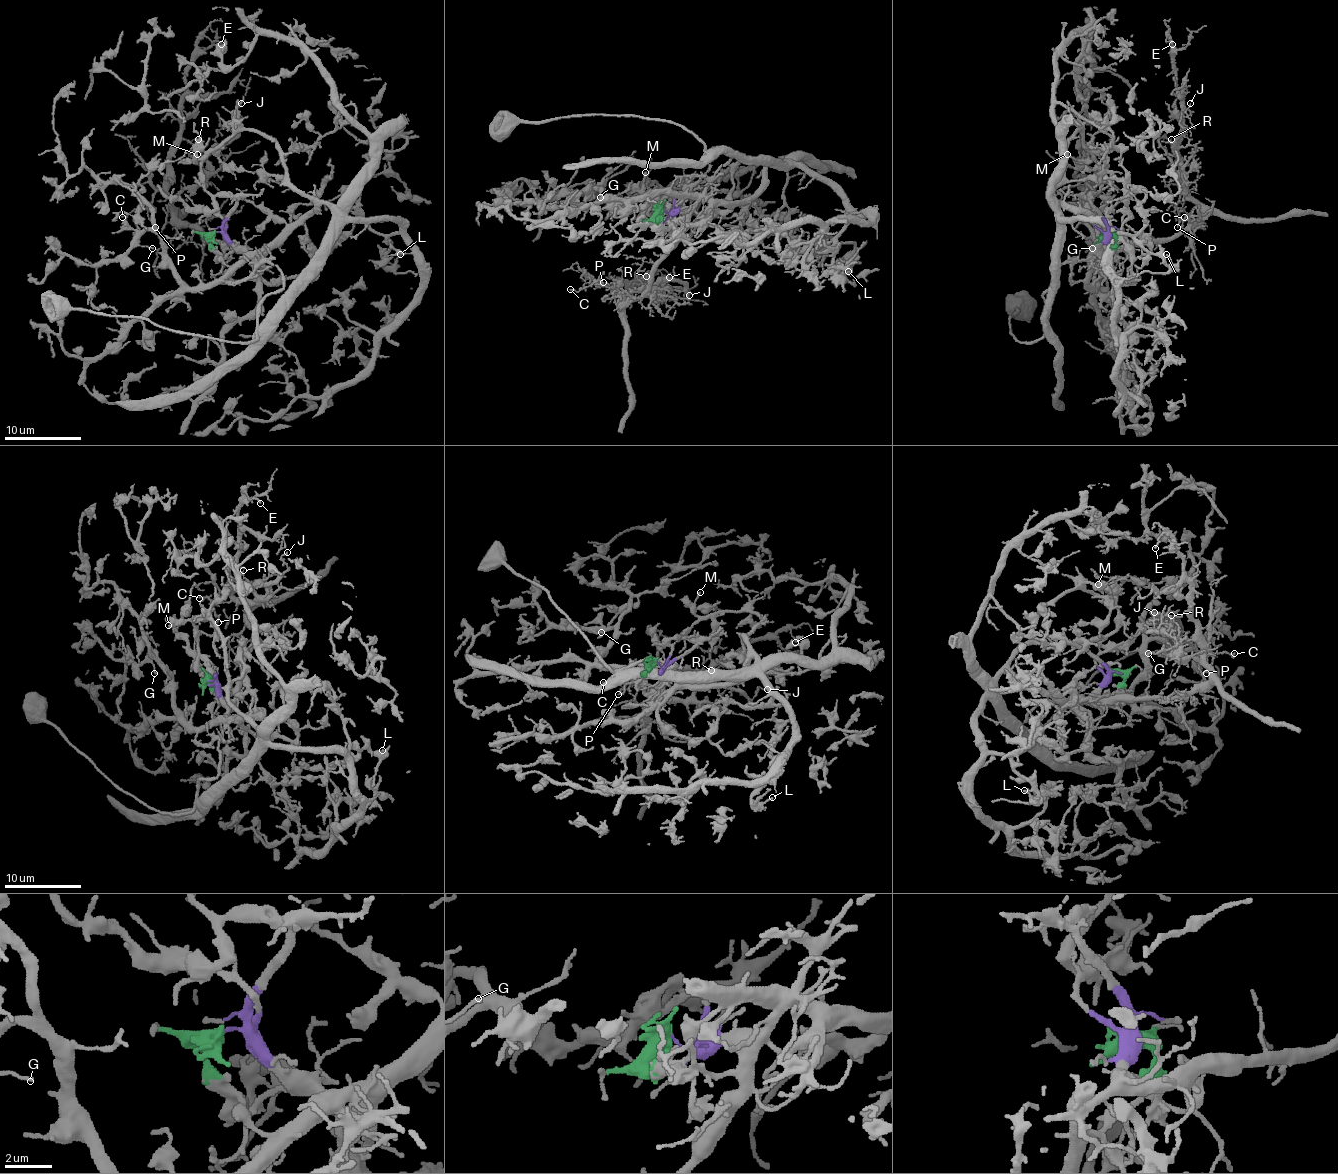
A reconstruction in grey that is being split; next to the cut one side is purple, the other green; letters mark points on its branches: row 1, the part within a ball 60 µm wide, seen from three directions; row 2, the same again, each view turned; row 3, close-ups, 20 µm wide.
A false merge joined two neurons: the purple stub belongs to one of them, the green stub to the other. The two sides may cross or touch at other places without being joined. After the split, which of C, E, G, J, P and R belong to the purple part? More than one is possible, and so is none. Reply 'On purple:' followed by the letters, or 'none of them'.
On purple: C, E, J, P, R

